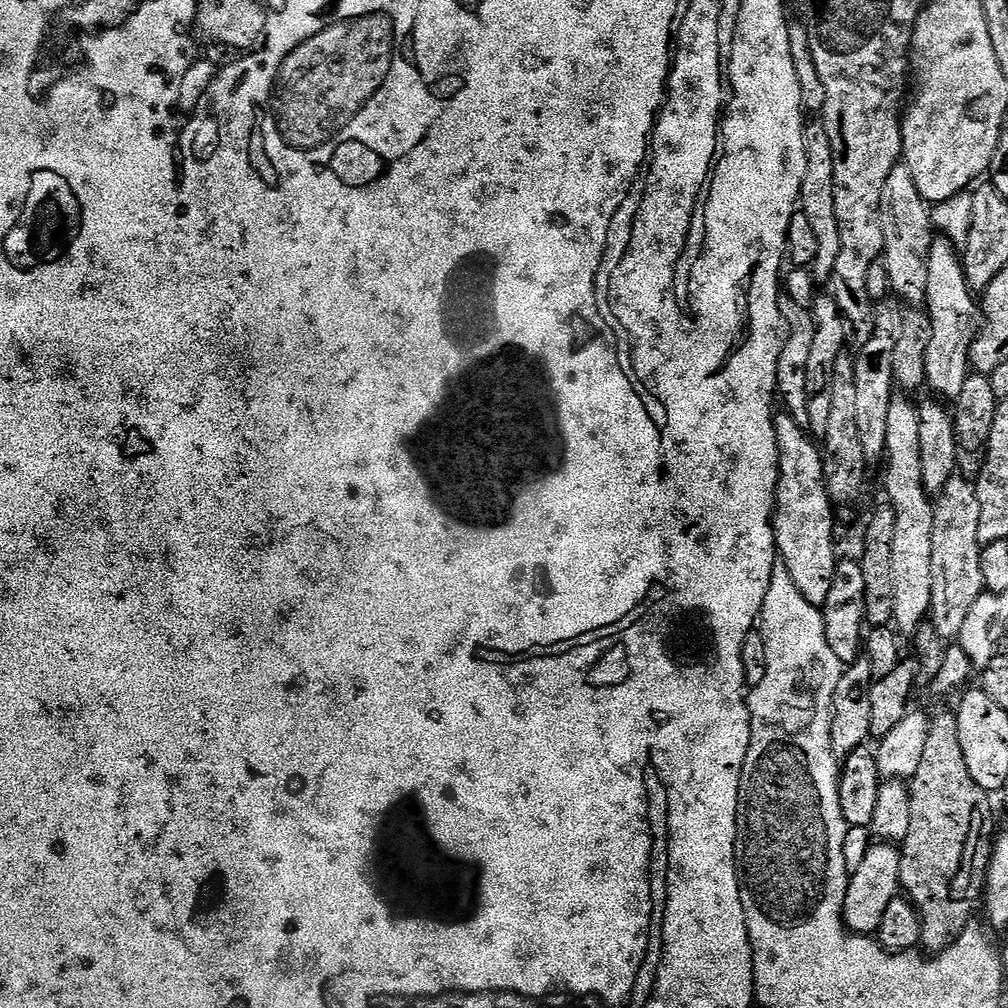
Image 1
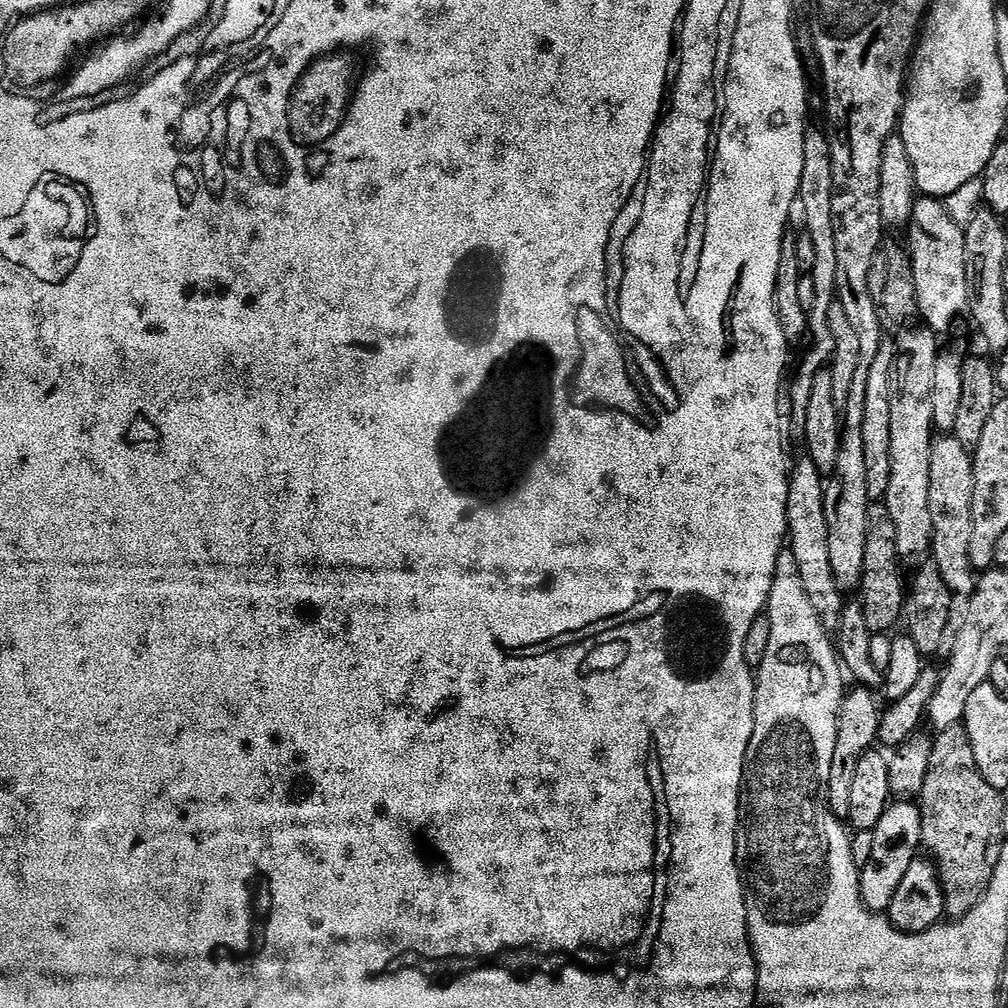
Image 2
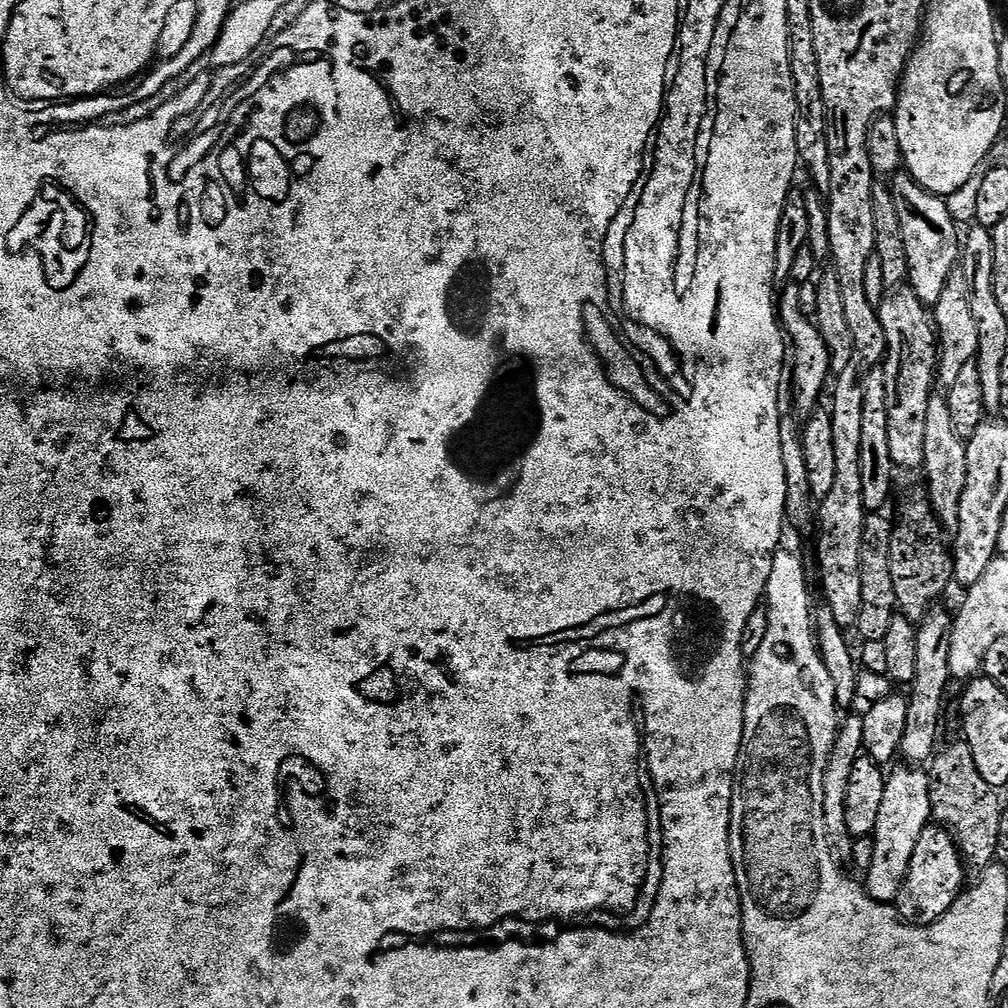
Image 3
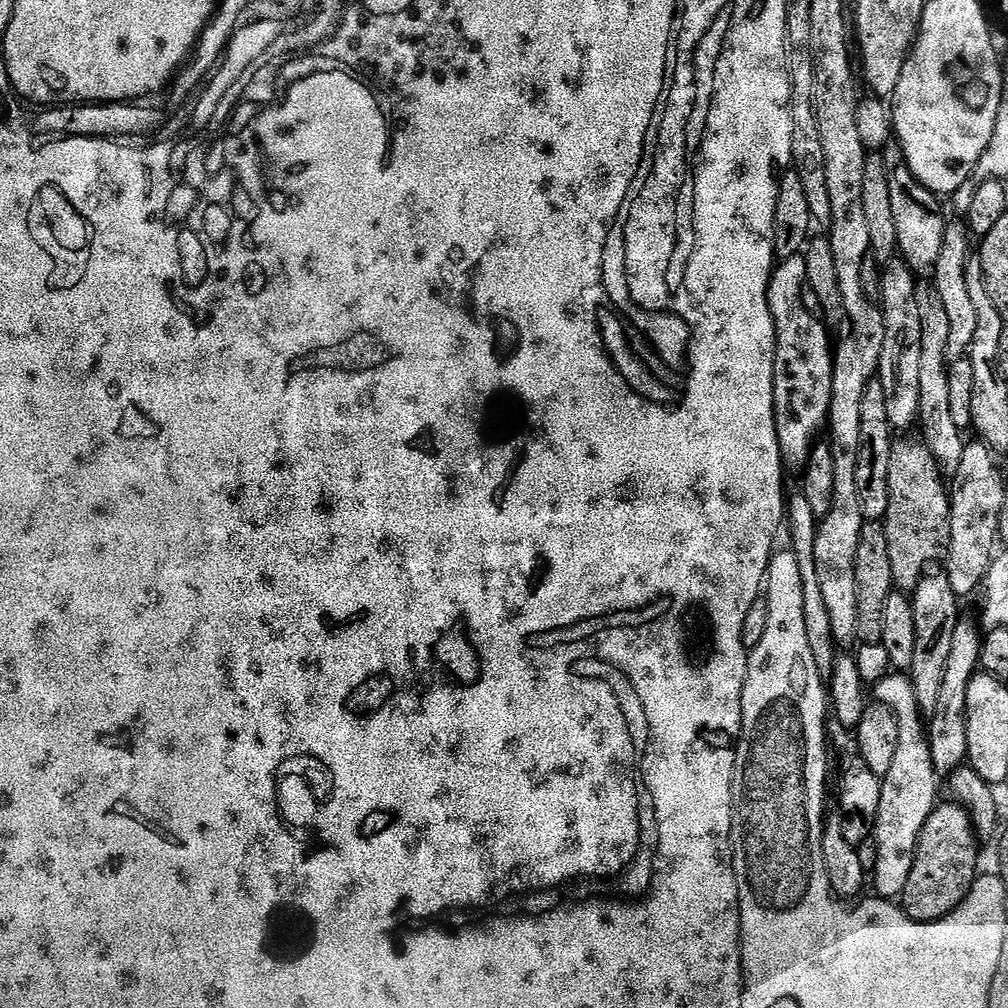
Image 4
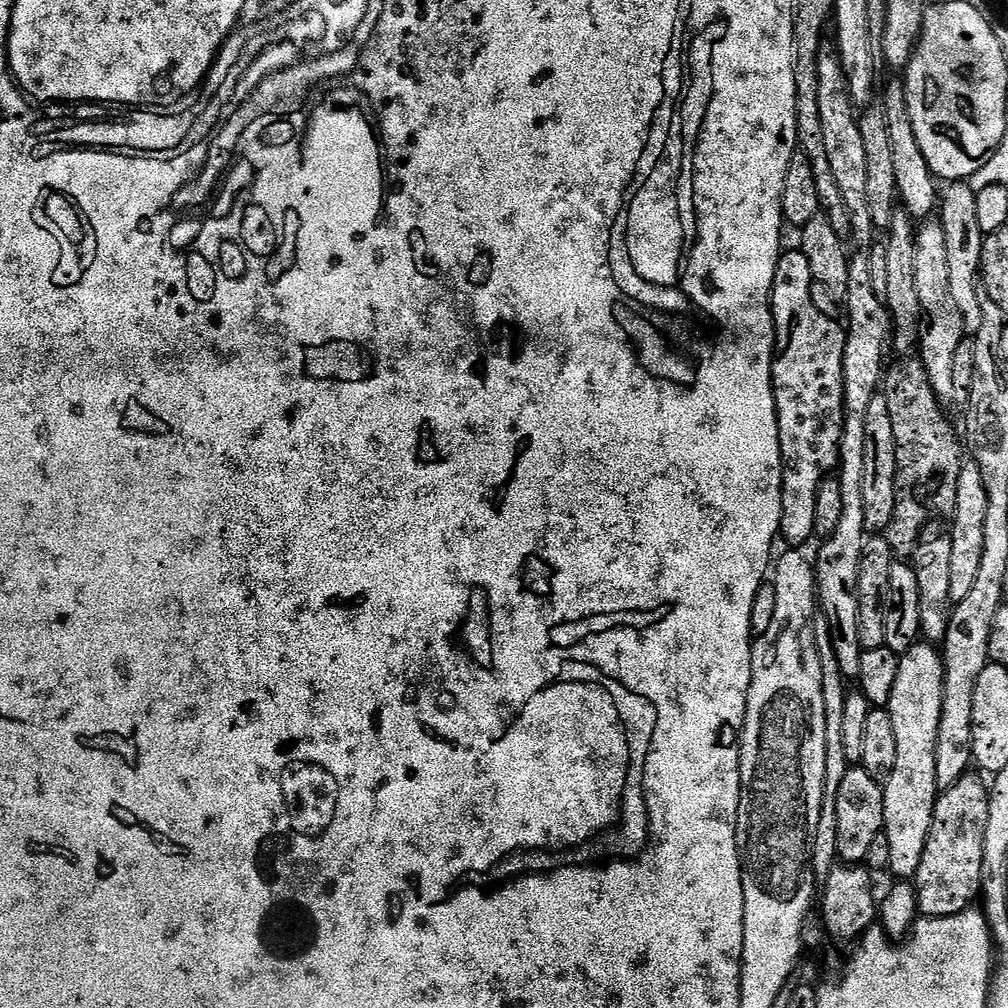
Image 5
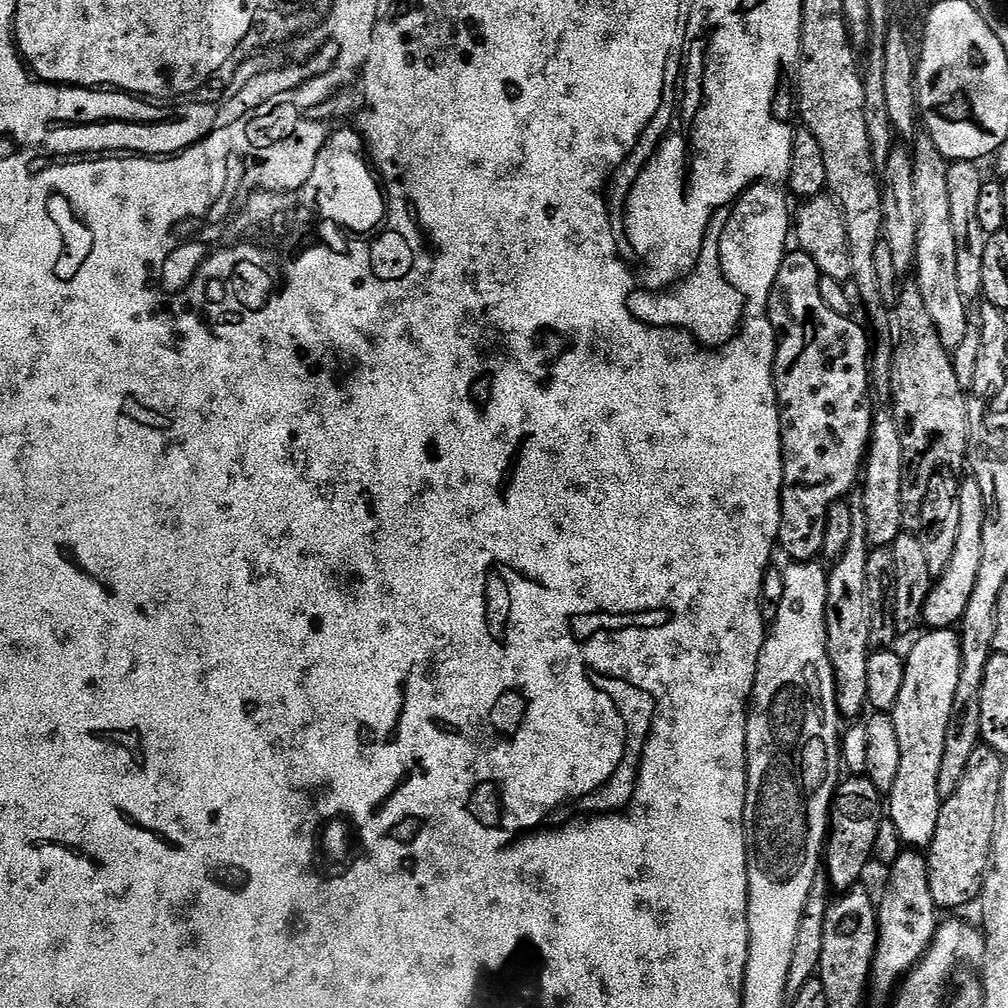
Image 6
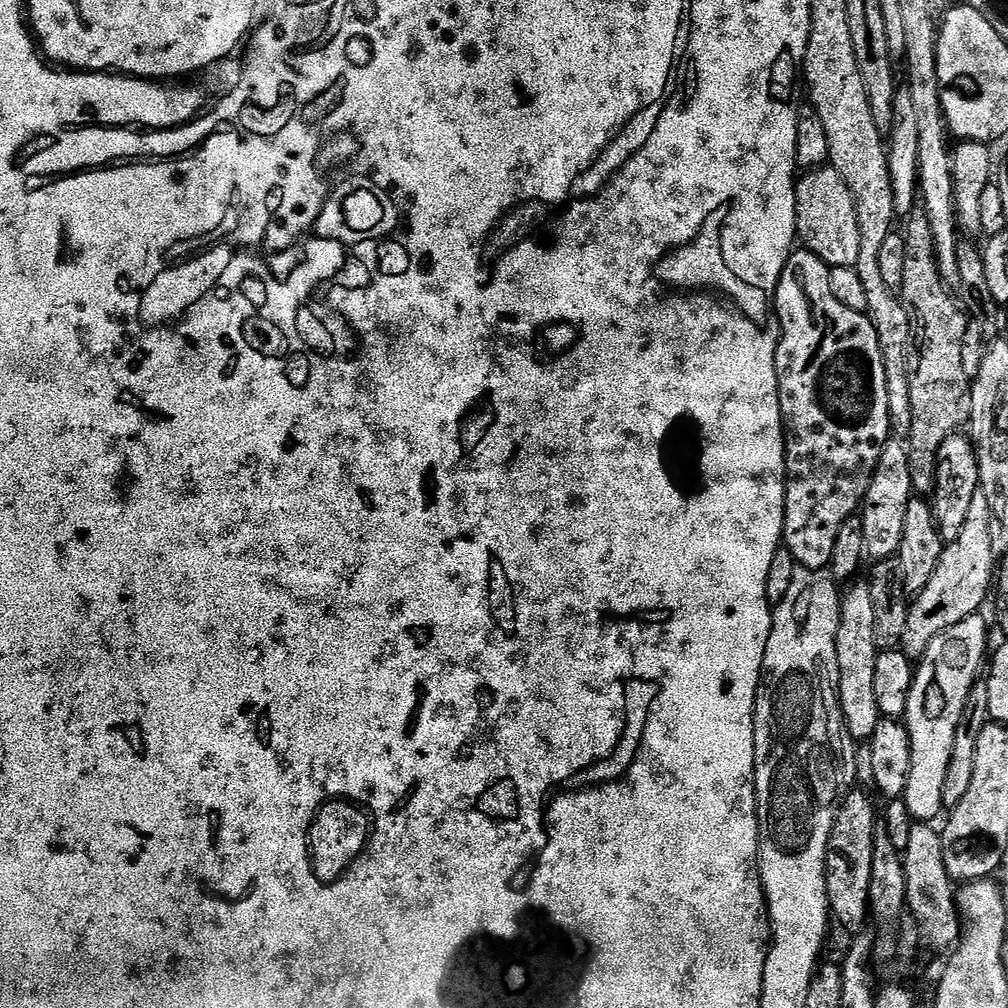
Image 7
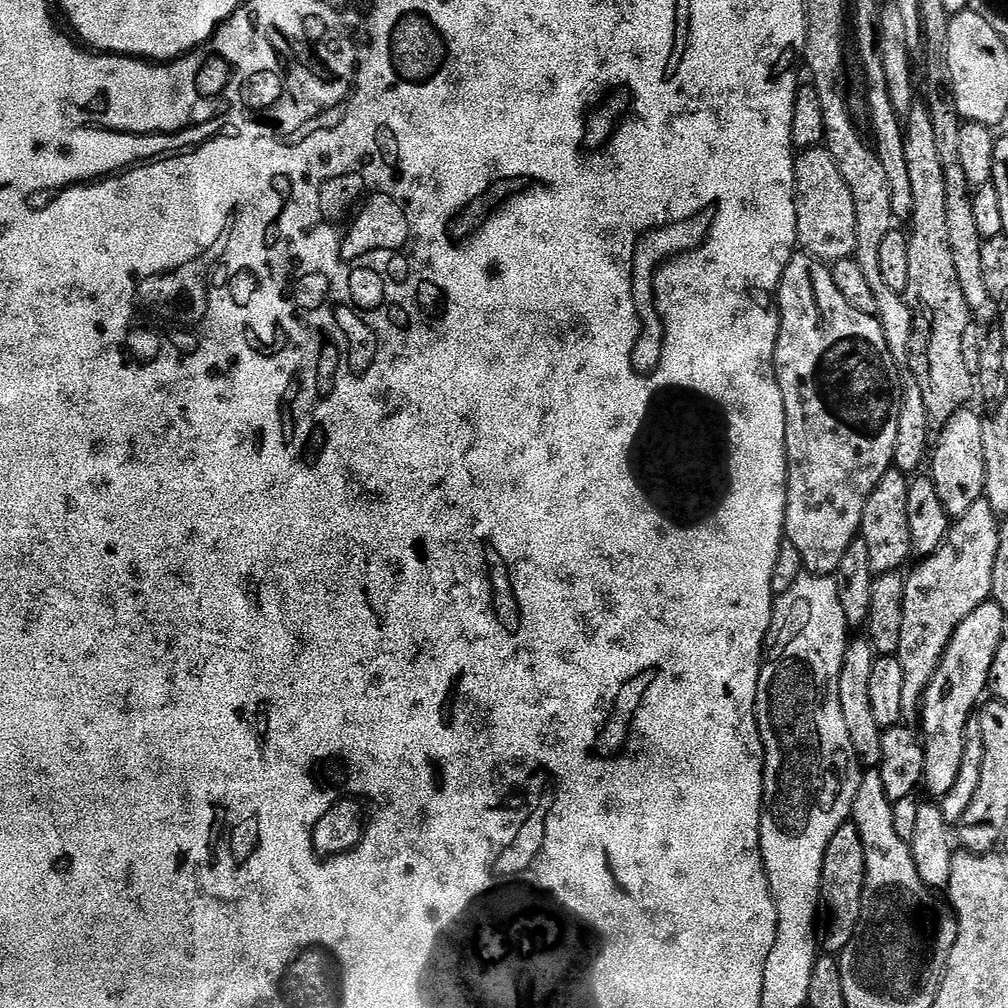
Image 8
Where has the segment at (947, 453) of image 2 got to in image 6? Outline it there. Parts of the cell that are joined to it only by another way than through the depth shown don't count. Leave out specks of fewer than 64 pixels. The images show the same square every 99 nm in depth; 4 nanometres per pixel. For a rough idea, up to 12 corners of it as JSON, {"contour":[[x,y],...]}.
{"contour":[[931,136],[912,155],[914,276],[942,342],[970,321],[958,284],[949,161]]}

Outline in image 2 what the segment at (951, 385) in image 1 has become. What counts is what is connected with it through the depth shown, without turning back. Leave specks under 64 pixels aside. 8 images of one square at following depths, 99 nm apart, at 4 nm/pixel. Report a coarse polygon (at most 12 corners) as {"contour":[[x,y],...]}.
{"contour":[[912,201],[906,252],[919,319],[948,332],[968,308],[964,229]]}

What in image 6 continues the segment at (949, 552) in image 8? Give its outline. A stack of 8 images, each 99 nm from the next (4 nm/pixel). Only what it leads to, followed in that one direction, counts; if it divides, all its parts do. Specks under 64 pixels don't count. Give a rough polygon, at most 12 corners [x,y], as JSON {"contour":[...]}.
{"contour":[[960,484],[962,522],[950,566],[932,585],[923,623],[963,621],[982,567],[982,486]]}

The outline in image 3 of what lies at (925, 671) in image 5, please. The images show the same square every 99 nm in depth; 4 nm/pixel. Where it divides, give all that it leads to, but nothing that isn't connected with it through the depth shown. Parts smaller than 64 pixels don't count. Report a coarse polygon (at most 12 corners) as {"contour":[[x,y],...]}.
{"contour":[[929,773],[884,781],[866,891],[895,901],[933,819]]}

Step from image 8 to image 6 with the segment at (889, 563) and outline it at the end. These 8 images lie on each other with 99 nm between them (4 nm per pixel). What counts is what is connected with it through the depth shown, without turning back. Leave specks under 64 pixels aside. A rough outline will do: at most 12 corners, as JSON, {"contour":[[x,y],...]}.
{"contour":[[877,411],[862,469],[866,534],[892,548],[905,531],[904,447]]}

